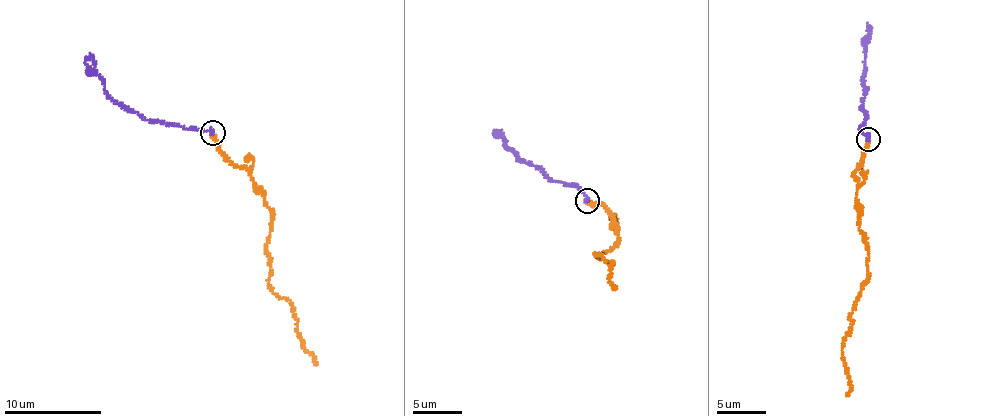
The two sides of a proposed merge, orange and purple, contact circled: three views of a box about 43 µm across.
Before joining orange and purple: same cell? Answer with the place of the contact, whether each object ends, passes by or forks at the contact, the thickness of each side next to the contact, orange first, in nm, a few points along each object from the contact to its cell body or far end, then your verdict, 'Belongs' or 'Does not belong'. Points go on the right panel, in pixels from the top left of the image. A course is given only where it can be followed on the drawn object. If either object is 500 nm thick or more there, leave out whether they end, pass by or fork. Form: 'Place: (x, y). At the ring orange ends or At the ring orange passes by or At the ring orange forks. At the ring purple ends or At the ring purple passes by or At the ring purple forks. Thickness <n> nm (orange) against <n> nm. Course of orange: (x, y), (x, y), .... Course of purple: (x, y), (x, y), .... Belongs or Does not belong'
Place: (868, 139). At the ring orange ends. At the ring purple ends. Thickness 240 nm (orange) against 260 nm. Course of orange: (868, 141), (853, 174), (858, 183), (855, 207), (868, 260), (867, 278), (842, 345), (850, 387), (846, 395). Course of purple: (868, 139), (861, 129), (868, 118), (862, 105), (865, 92), (867, 23). Does not belong

